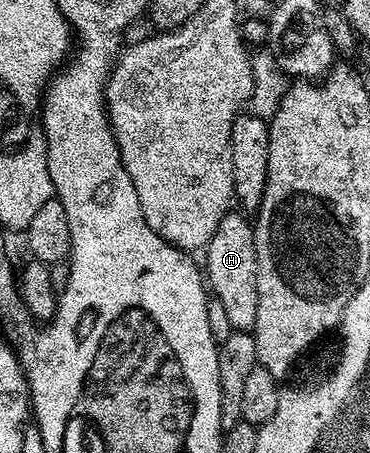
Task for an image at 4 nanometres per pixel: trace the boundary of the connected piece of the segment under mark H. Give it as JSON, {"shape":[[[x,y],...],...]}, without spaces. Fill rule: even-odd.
{"shape":[[[230,211],[226,213],[223,223],[219,223],[215,235],[211,235],[209,244],[203,250],[203,273],[207,278],[208,288],[216,301],[223,303],[227,320],[235,331],[253,330],[255,311],[259,311],[257,252],[253,227],[254,222],[244,212]]]}

